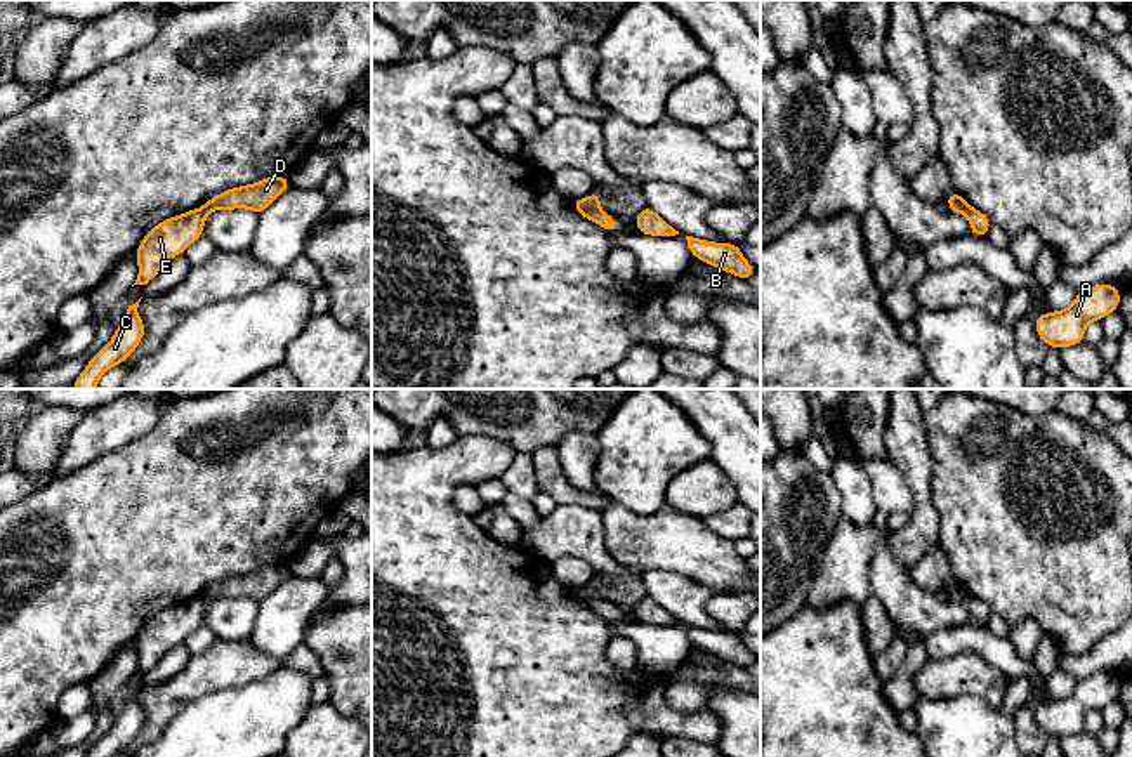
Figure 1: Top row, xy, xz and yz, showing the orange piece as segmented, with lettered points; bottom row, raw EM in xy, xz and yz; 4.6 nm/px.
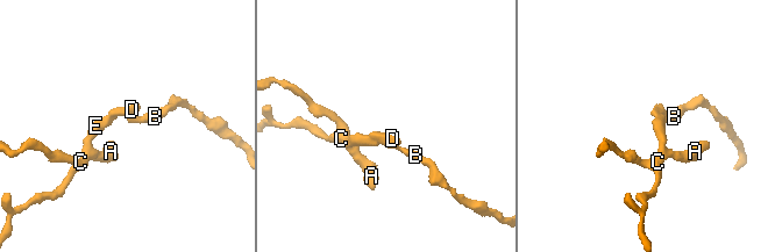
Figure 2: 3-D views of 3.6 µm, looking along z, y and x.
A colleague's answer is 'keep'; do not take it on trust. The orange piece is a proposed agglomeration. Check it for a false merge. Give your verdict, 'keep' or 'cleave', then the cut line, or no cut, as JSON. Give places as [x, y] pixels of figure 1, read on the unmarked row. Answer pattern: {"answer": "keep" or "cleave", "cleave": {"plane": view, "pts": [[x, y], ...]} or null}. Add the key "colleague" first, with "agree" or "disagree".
{"colleague": "disagree", "answer": "cleave", "cleave": {"plane": "xy", "pts": [[202, 596], [209, 601]]}}

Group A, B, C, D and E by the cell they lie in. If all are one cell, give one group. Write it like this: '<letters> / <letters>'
A C E / B D

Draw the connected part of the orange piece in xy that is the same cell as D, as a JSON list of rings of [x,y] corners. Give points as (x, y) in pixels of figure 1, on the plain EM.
[[[271,564],[253,573],[226,578],[205,590],[201,597],[207,601],[248,597],[260,604],[290,575],[286,564]]]

